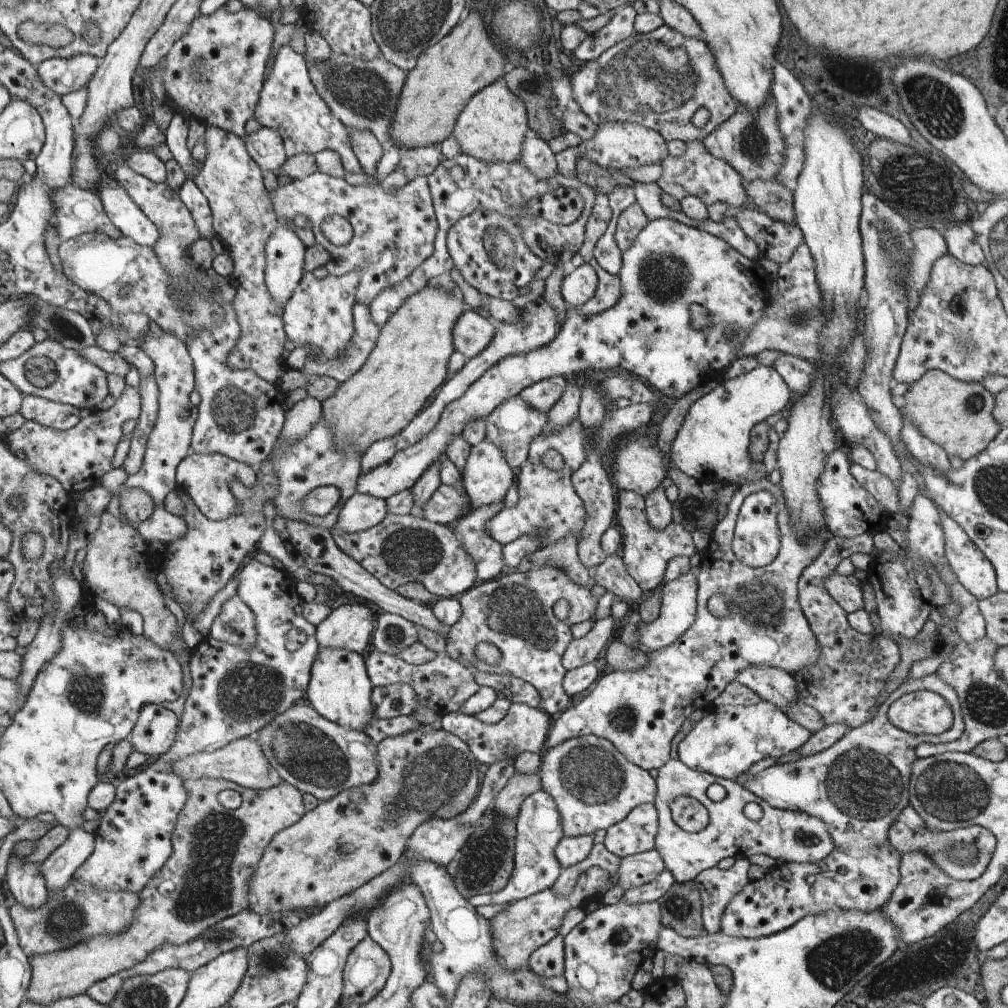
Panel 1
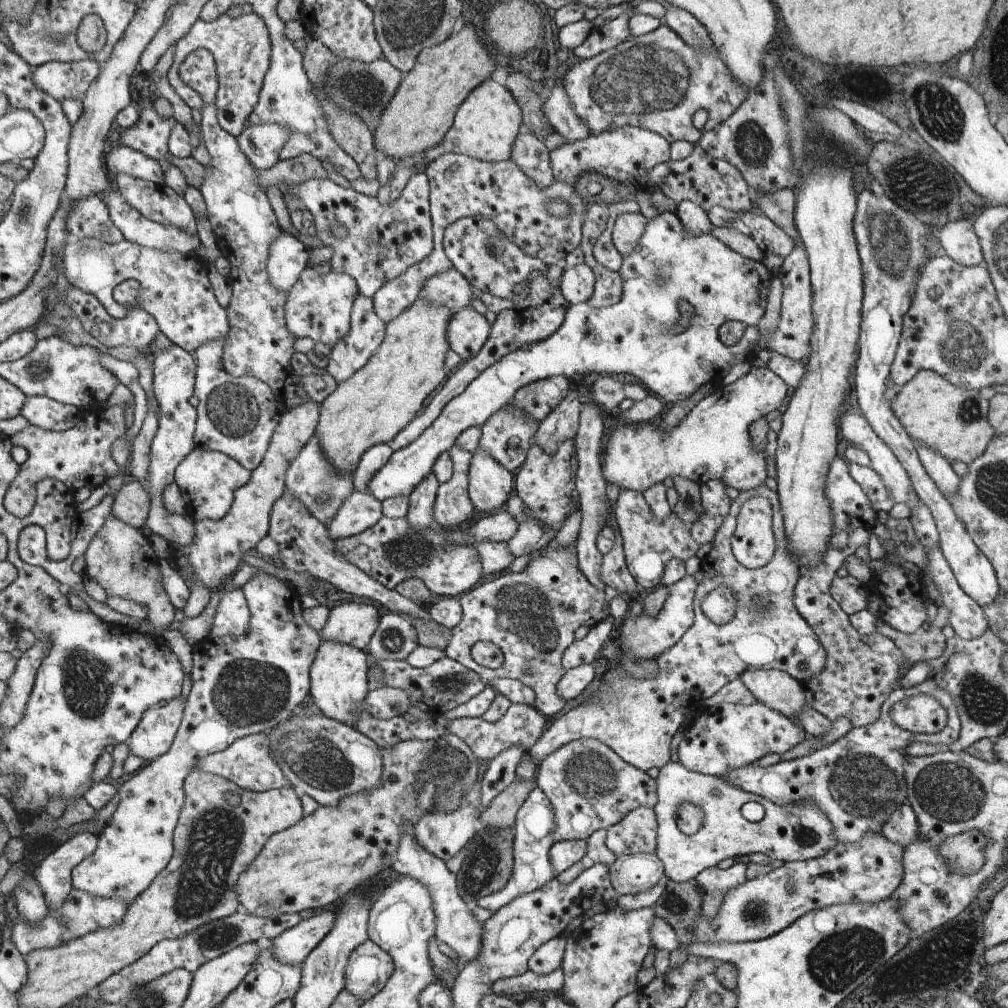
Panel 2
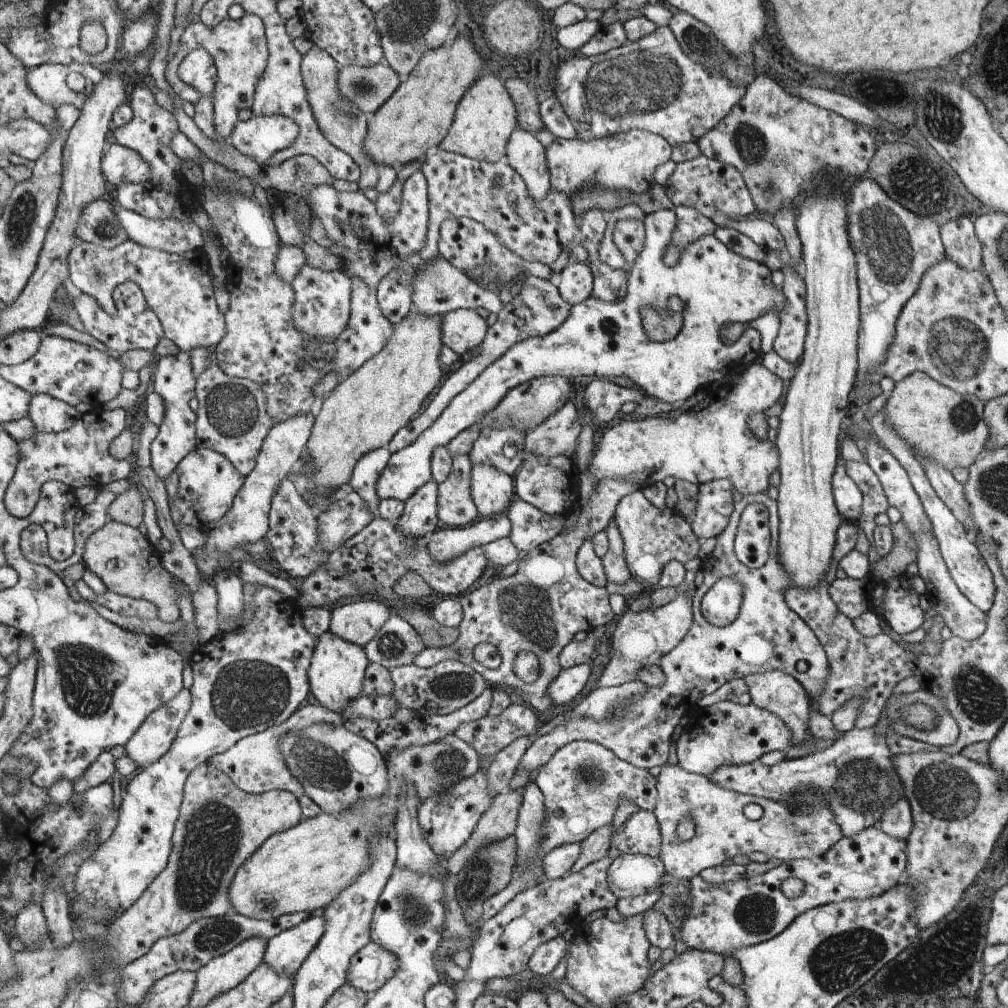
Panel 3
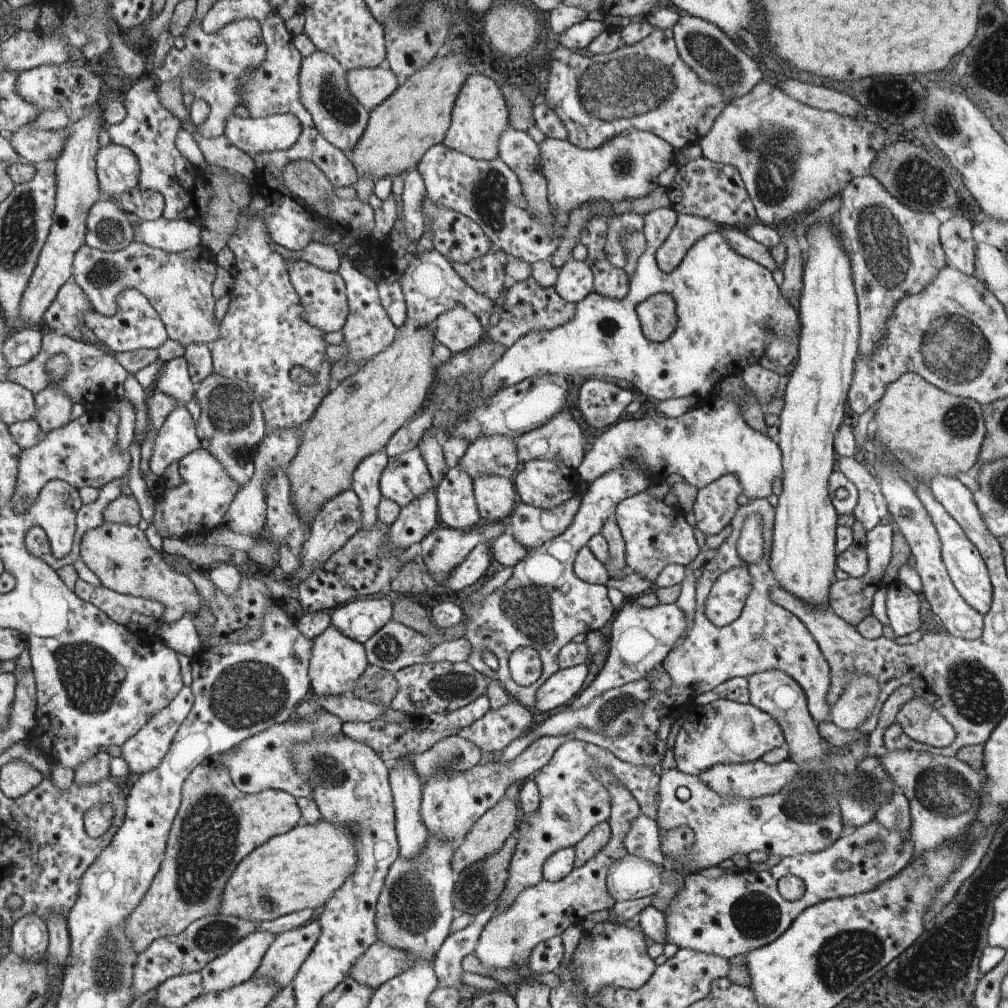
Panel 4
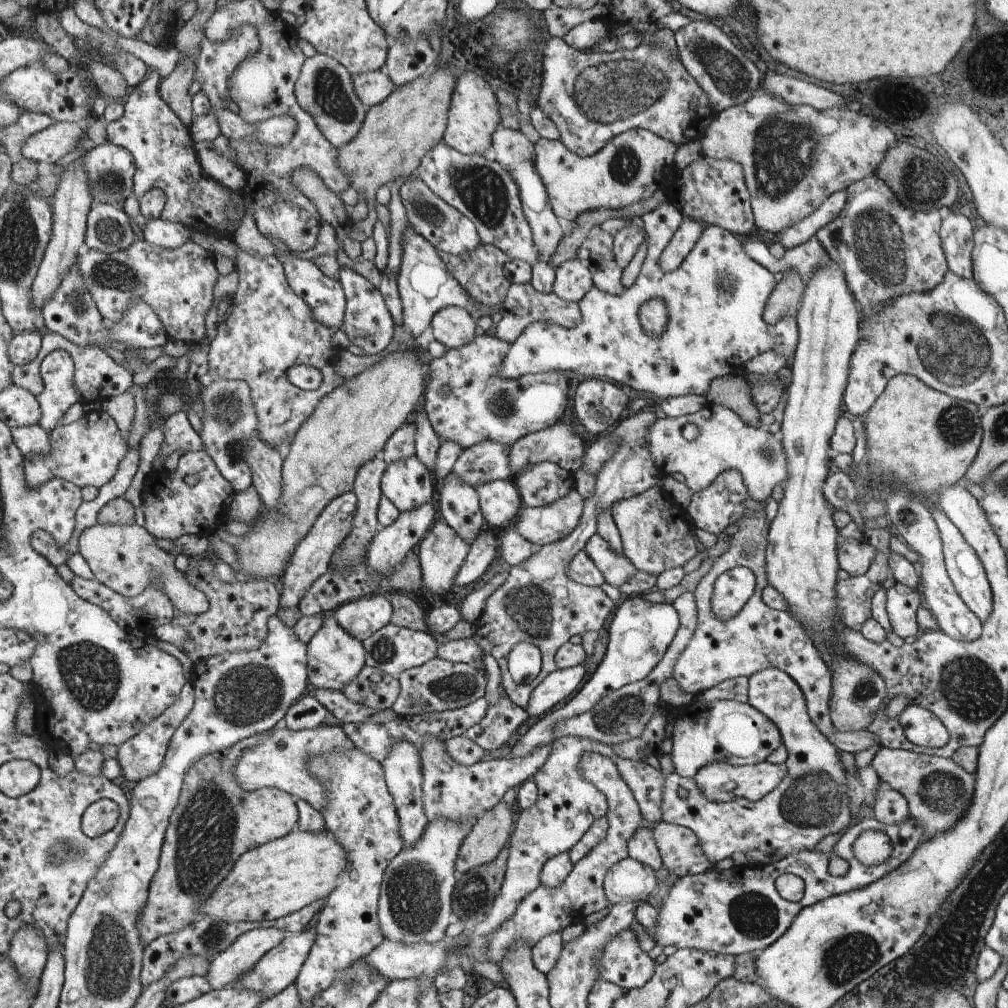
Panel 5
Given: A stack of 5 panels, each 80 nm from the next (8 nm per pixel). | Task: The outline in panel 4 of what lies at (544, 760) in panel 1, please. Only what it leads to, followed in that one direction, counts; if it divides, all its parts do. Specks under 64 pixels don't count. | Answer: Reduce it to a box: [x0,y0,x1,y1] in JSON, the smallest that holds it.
[495,739,661,916]

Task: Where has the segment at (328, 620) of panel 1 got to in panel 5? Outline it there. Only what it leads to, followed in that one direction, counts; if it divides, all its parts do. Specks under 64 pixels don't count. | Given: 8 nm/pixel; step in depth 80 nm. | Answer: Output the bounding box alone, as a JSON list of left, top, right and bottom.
[332,594,393,641]

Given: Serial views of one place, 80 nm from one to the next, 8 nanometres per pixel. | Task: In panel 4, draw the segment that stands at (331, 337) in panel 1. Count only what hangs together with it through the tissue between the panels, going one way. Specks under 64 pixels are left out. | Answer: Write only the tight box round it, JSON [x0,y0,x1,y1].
[287,259,349,333]

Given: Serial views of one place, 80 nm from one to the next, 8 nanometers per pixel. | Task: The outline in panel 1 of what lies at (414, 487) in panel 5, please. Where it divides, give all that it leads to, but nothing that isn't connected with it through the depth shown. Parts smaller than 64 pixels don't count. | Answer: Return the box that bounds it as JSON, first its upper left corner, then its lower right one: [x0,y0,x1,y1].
[356,218,770,499]

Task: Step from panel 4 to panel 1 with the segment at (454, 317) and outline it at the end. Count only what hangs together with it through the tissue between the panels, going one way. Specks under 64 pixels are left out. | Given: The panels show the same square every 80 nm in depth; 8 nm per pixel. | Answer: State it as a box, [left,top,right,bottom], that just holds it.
[454,307,497,360]

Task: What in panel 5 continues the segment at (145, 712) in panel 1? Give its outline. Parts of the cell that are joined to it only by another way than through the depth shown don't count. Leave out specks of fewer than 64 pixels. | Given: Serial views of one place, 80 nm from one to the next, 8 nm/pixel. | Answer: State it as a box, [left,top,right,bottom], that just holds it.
[116,684,195,783]

